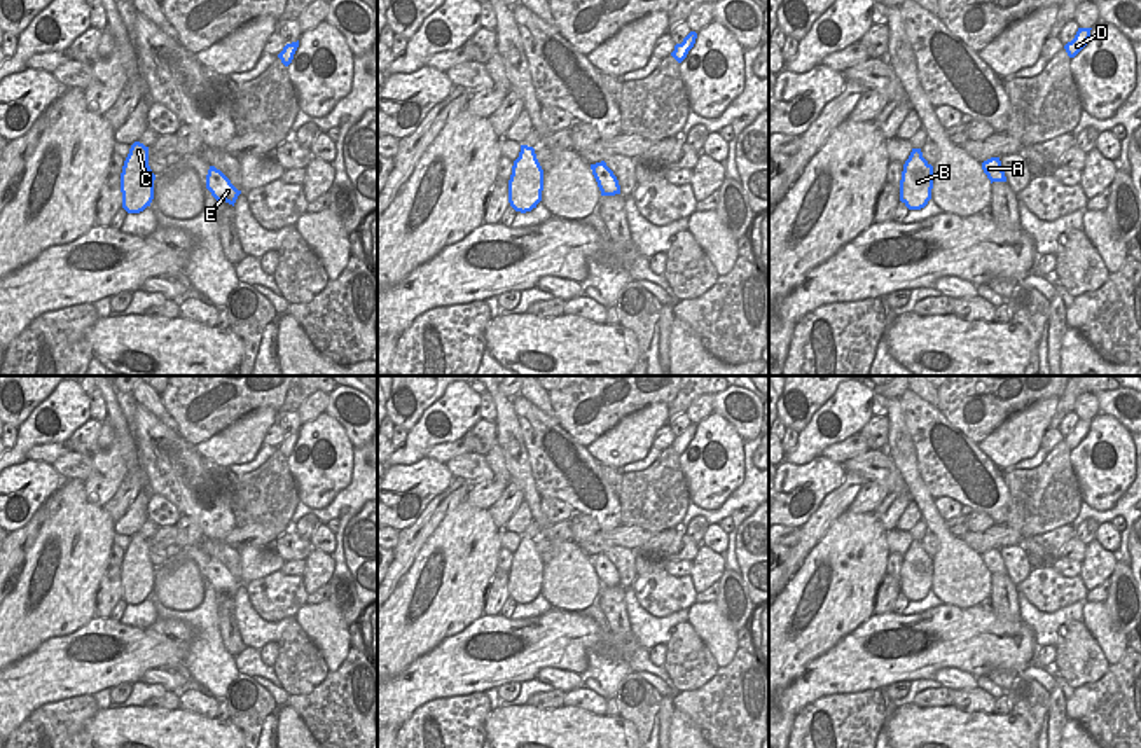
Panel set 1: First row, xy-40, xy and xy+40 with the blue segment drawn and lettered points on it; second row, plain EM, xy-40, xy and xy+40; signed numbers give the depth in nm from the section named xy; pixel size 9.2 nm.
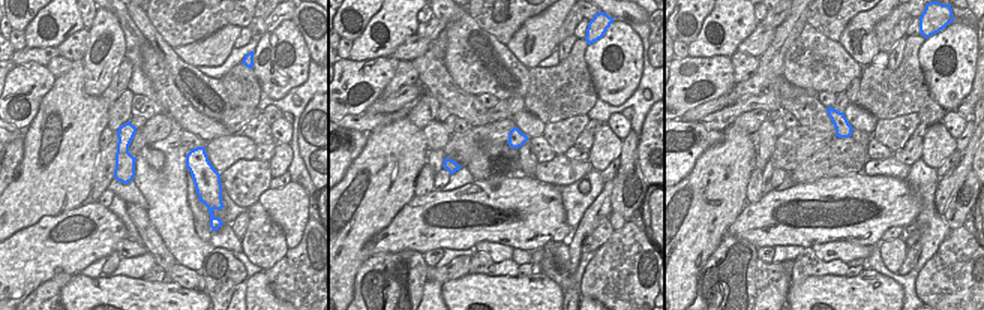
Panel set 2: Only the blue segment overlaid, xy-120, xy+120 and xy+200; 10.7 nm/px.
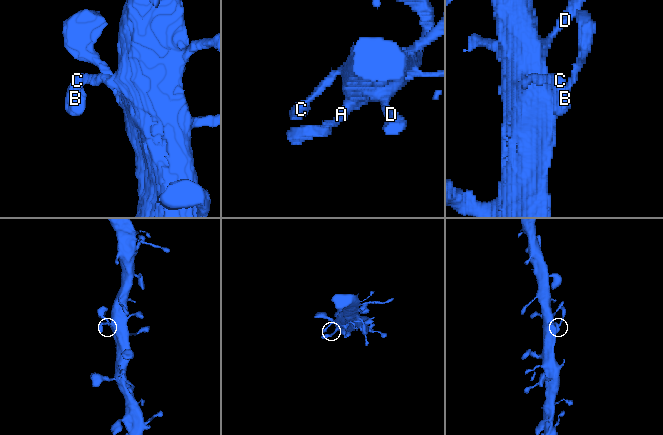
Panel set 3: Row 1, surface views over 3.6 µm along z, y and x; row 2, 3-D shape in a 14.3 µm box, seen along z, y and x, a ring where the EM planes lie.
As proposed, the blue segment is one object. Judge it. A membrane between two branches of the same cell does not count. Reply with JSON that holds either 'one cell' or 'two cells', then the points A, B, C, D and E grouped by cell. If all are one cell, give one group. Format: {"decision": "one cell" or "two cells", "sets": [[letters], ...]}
{"decision": "one cell", "sets": [["A", "B", "C", "D", "E"]]}

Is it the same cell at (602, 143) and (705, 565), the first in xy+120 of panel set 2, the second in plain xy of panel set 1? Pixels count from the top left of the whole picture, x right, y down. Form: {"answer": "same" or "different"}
{"answer": "same"}

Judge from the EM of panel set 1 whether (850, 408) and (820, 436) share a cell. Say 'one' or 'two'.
one

